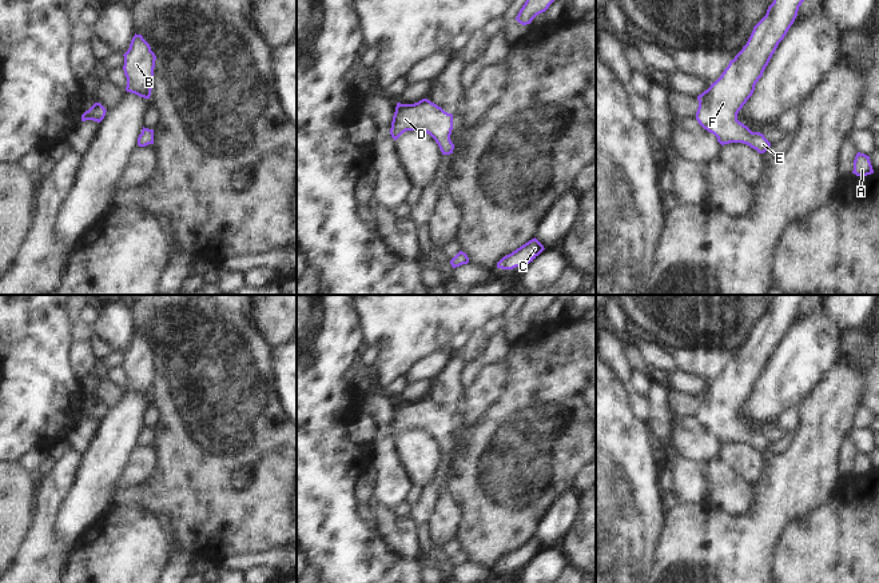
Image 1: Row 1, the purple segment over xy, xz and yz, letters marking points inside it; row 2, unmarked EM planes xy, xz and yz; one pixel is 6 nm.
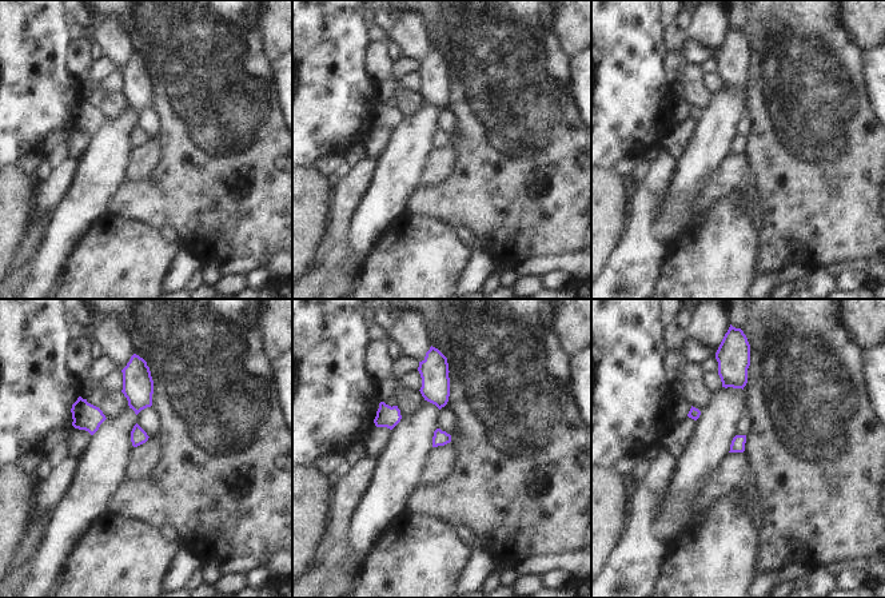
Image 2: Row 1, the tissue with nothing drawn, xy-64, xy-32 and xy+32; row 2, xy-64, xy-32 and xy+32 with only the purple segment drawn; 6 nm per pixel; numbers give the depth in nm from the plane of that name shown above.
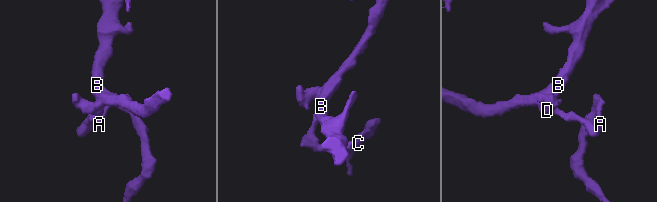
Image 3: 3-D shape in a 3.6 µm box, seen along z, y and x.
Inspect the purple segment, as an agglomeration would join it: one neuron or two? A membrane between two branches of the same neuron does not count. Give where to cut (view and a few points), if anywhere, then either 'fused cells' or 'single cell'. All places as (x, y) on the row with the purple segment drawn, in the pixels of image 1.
no cut | single cell

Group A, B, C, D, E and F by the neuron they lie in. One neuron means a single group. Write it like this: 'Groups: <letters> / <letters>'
Groups: A B C D E F

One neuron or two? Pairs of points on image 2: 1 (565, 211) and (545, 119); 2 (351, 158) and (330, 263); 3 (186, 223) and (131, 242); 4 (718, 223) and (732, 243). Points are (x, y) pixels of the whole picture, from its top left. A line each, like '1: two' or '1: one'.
1: one
2: two
3: two
4: one

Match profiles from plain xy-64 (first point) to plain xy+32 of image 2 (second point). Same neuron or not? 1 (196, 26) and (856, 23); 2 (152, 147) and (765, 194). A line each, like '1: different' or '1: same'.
1: different
2: different

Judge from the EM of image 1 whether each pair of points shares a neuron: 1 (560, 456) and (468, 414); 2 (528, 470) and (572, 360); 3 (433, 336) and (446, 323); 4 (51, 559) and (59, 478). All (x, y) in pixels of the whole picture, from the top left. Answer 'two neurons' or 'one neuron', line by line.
1: two neurons
2: one neuron
3: one neuron
4: one neuron

